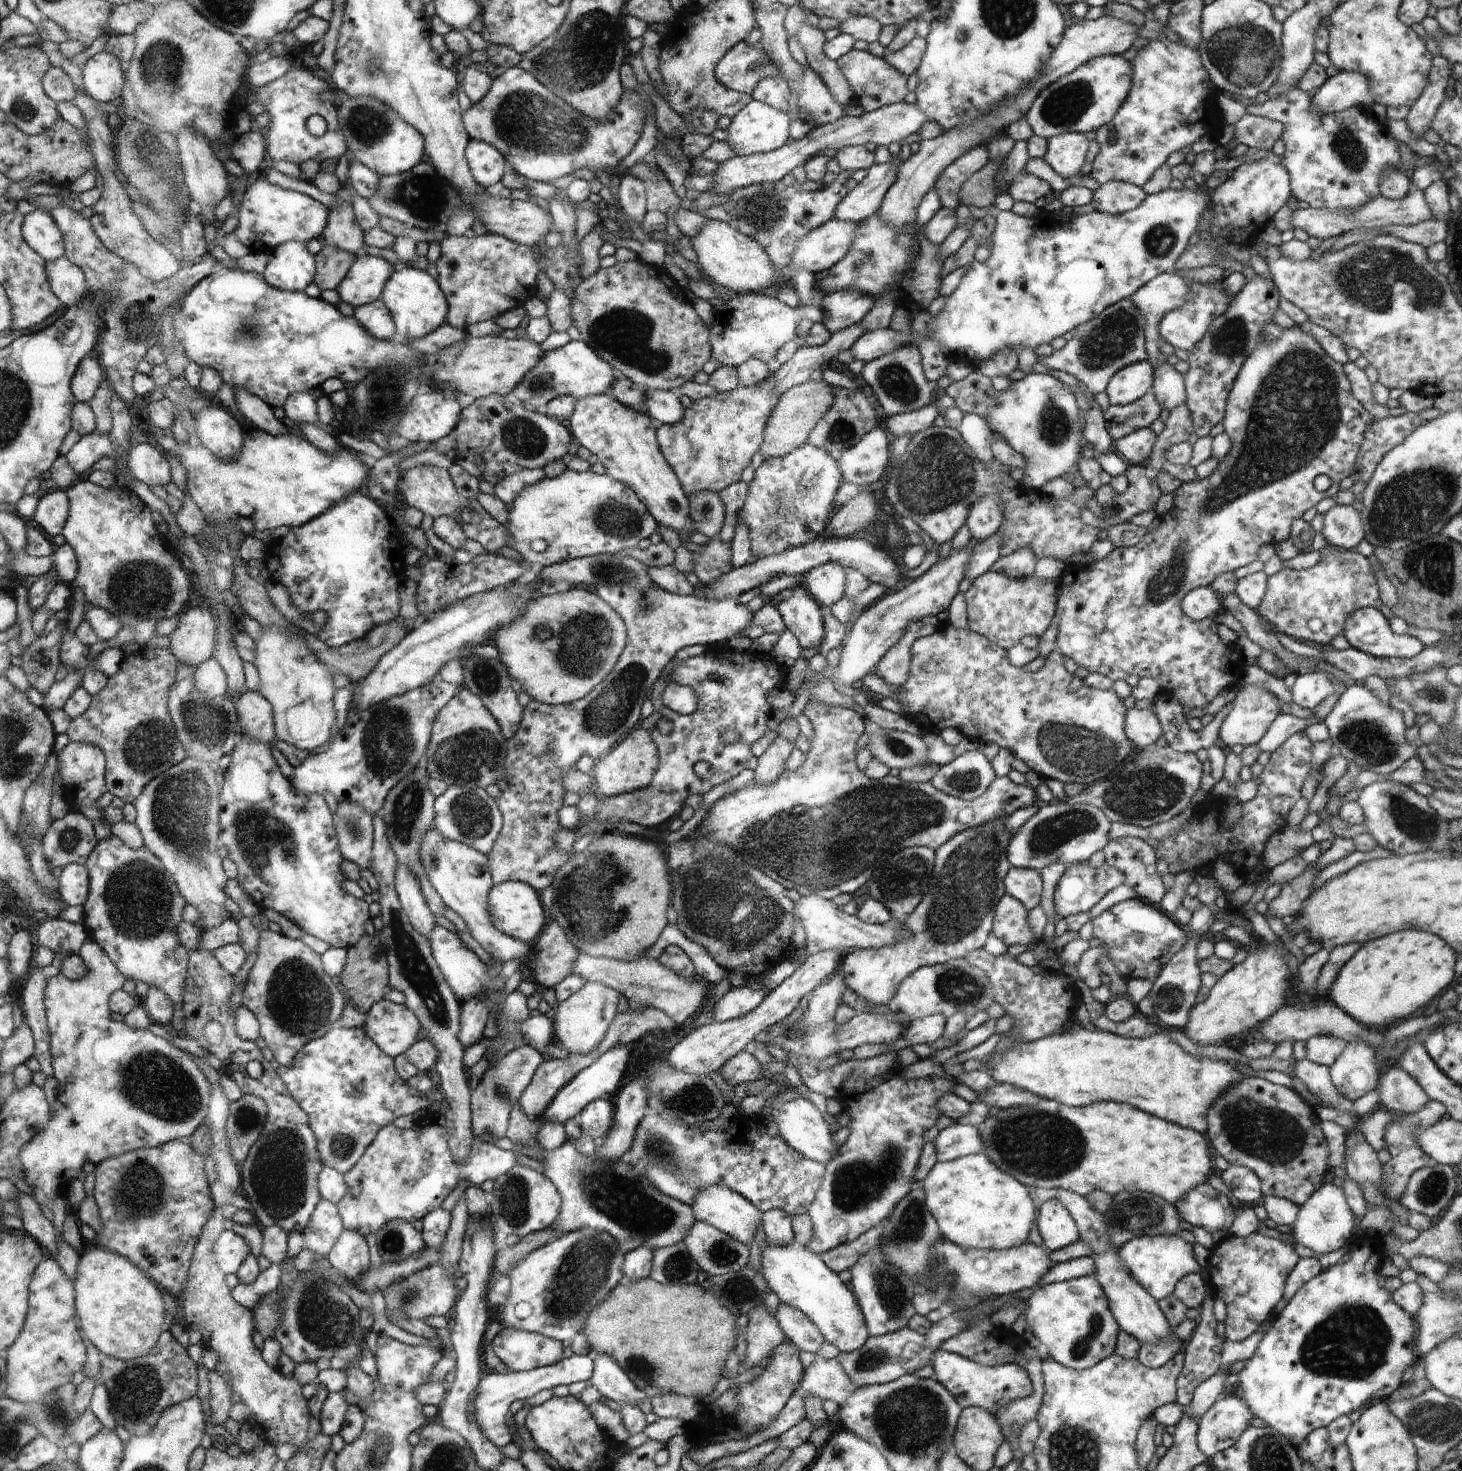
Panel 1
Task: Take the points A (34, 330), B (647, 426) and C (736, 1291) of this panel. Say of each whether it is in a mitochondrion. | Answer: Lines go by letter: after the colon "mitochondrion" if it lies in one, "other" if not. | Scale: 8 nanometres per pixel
A: other
B: other
C: mitochondrion

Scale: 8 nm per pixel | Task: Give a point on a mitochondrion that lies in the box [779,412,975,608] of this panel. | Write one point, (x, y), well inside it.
(840, 431)

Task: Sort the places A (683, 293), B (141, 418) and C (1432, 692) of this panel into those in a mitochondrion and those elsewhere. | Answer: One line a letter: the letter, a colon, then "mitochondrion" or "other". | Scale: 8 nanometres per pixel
A: other
B: other
C: mitochondrion

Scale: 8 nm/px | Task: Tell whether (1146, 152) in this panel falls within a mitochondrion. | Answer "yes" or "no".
no

